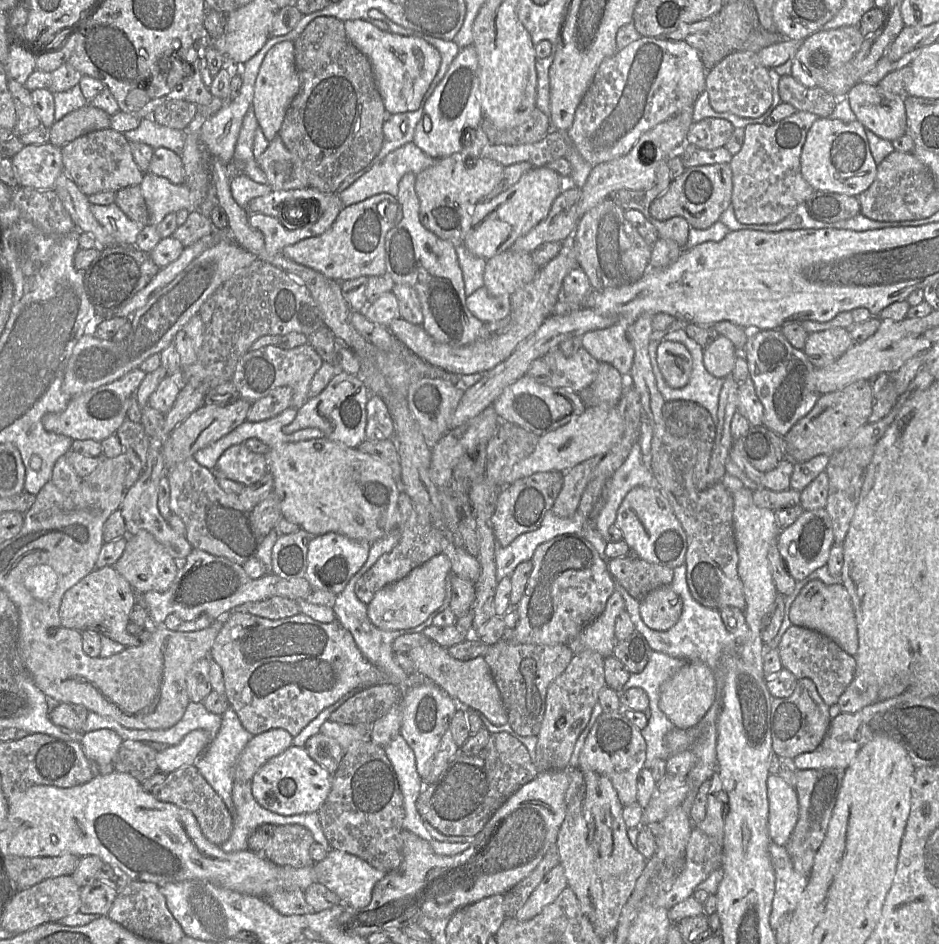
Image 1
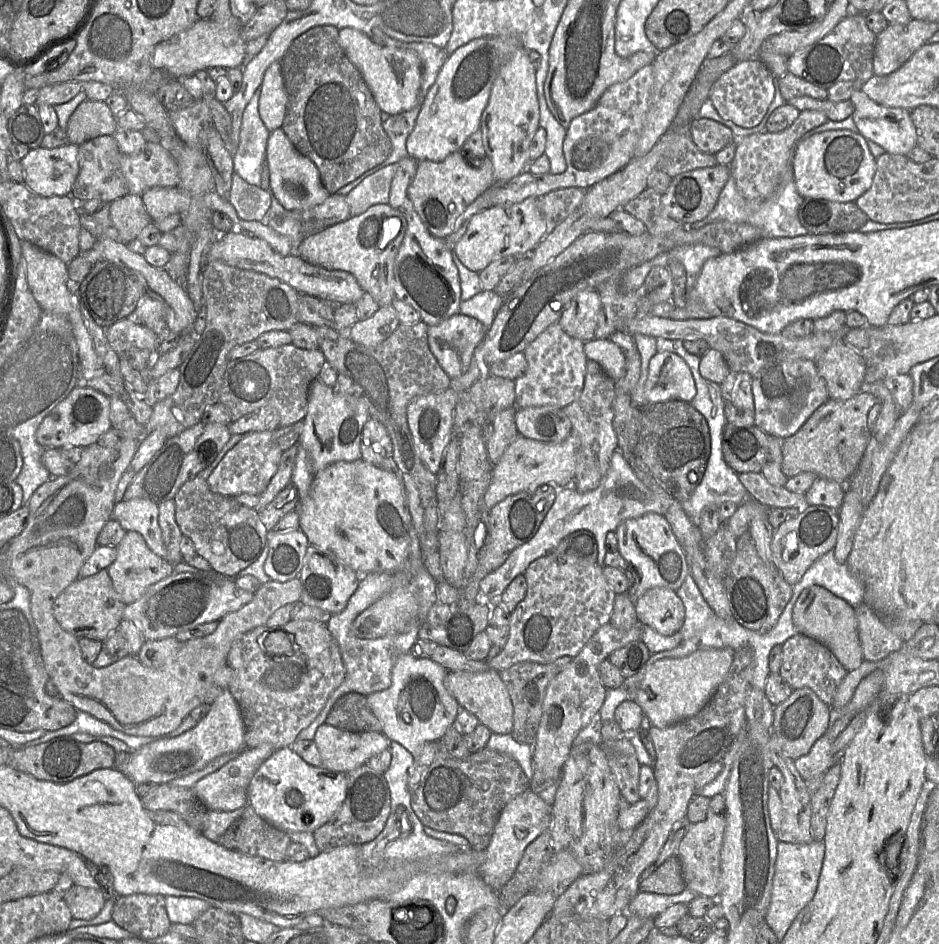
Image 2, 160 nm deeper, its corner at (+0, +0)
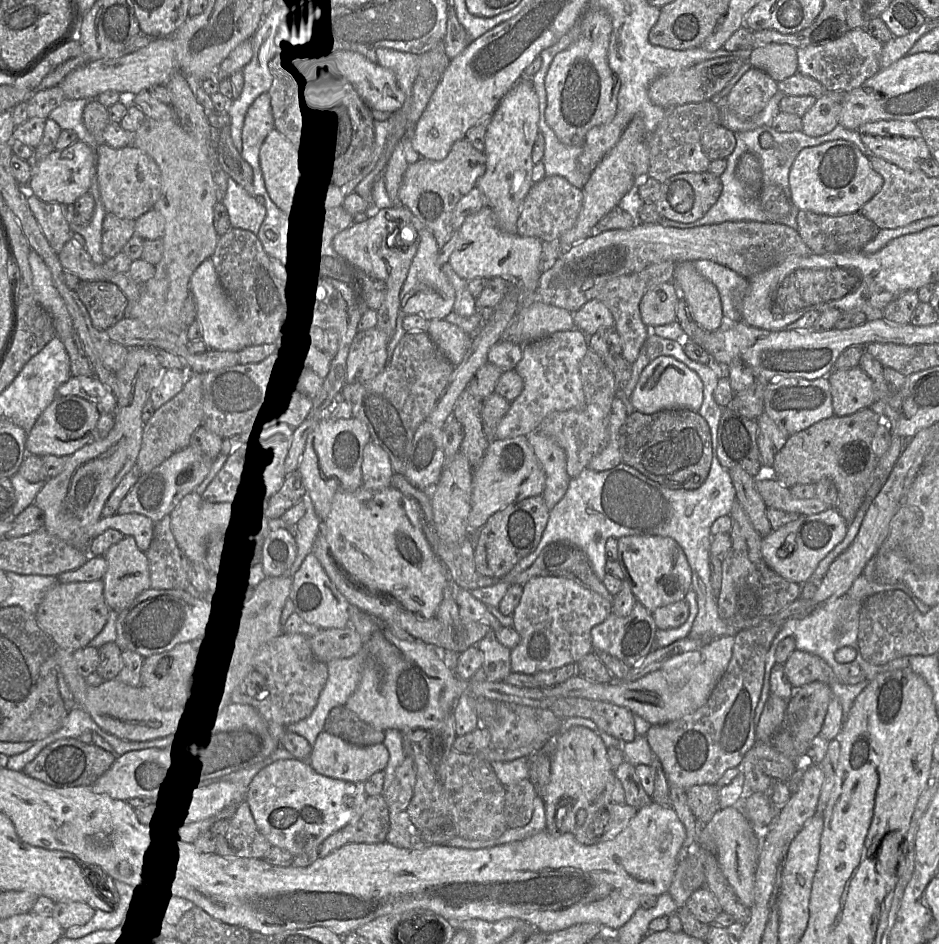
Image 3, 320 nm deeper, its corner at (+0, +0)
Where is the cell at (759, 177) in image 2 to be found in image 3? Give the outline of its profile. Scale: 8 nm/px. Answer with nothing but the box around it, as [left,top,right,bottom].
[801,93,841,137]

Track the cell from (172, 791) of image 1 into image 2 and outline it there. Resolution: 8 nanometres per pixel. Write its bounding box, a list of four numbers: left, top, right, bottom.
[141,782,209,832]

